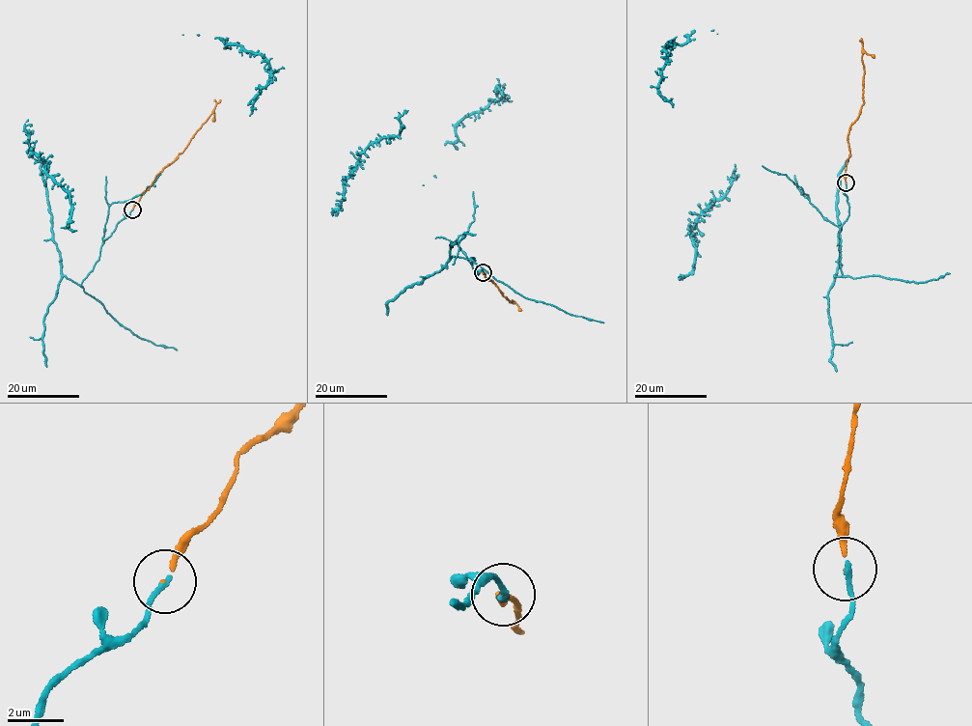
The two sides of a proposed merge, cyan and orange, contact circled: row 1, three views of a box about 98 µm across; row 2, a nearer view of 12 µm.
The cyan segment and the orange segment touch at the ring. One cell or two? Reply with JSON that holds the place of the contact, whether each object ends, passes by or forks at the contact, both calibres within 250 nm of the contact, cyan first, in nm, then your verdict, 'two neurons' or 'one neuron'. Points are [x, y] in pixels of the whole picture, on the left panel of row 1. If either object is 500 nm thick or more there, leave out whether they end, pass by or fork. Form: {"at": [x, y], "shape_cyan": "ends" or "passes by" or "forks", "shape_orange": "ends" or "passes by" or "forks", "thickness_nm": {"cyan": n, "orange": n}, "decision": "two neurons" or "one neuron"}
{"at": [132, 209], "shape_cyan": "ends", "shape_orange": "ends", "thickness_nm": {"cyan": 200, "orange": 130}, "decision": "one neuron"}

